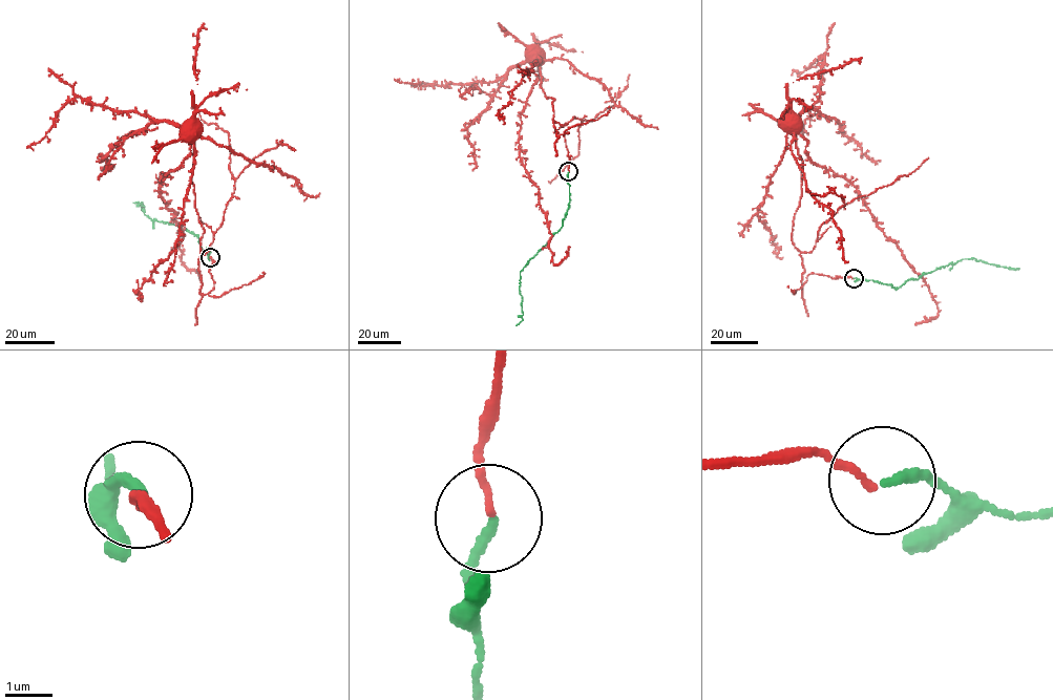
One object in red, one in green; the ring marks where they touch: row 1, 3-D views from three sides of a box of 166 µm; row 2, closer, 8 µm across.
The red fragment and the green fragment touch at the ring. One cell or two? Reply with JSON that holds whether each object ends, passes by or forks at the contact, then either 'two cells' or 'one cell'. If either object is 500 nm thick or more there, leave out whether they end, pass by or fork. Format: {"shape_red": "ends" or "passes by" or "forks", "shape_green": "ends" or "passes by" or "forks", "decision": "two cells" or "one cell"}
{"shape_red": "ends", "shape_green": "ends", "decision": "one cell"}

